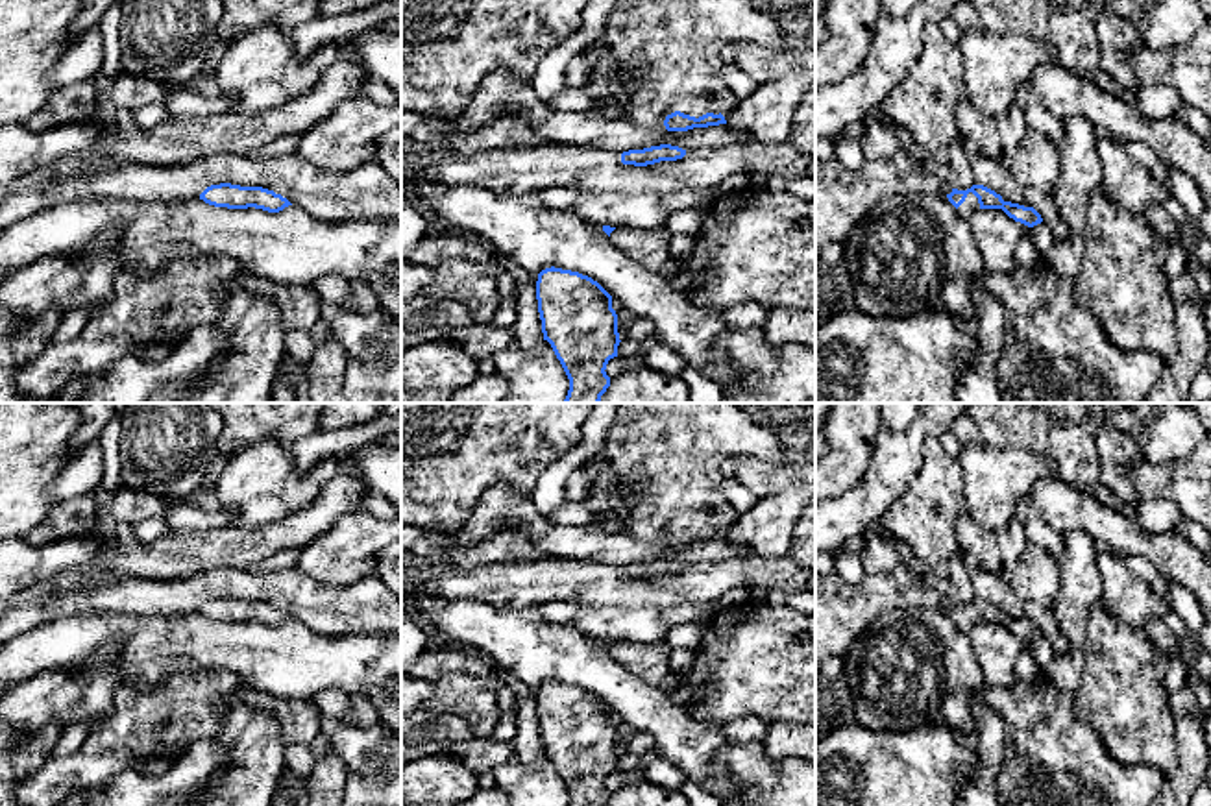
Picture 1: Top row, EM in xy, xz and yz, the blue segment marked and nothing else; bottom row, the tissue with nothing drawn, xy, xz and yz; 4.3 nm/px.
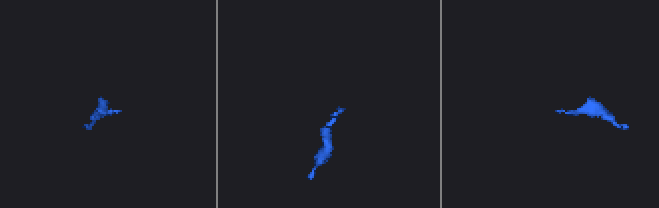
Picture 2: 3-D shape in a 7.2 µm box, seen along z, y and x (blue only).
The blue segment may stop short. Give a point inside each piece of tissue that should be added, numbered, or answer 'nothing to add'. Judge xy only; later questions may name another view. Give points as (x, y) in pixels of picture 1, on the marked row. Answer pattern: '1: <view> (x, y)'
nothing to add

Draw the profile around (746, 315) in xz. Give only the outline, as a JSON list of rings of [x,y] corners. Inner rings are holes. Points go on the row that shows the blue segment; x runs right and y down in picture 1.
[[[740,303],[723,311],[727,329],[762,329],[767,322],[769,311],[758,303]]]

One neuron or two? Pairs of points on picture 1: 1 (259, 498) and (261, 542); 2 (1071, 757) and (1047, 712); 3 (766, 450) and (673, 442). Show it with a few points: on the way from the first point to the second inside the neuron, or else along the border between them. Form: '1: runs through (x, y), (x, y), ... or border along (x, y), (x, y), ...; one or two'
1: border along (302, 509), (257, 525), (224, 525), (219, 529); two
2: runs through (1060, 745), (1047, 732), (1047, 723); one
3: runs through (744, 442), (696, 442); one

